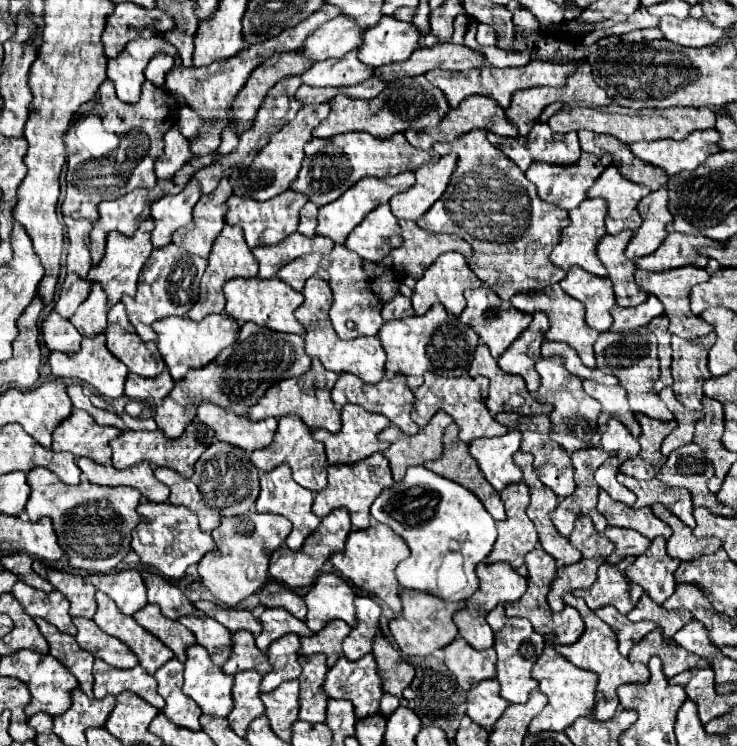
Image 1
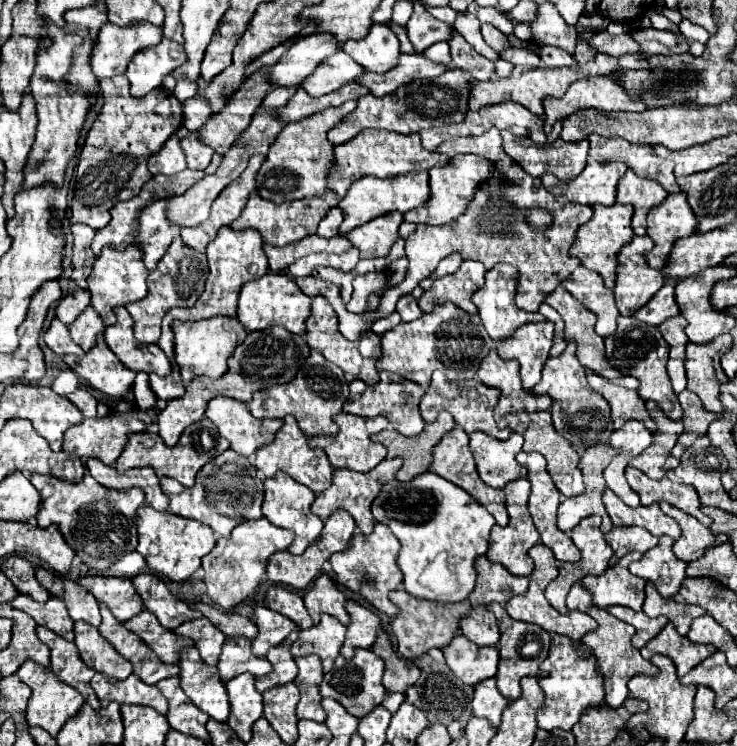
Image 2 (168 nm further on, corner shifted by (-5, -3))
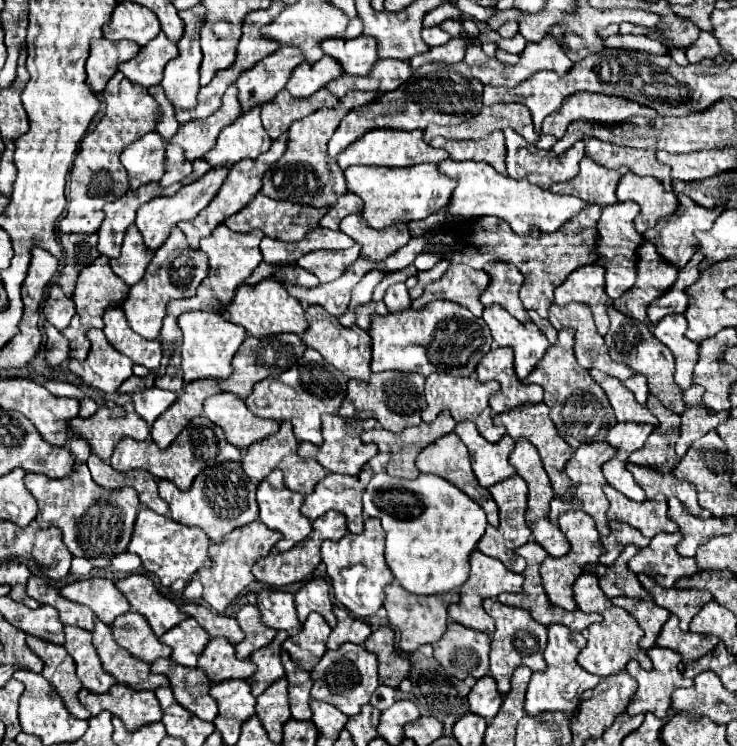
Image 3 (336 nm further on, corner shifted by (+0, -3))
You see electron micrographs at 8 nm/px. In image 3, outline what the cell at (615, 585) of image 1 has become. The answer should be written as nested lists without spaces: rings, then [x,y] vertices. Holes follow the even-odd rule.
[[[629,544],[619,558],[615,560],[613,566],[603,566],[597,564],[595,570],[589,566],[585,568],[585,574],[593,574],[599,578],[599,586],[603,590],[603,594],[607,598],[615,598],[615,596],[629,596],[629,598],[637,598],[637,600],[647,600],[651,598],[651,594],[639,584],[637,576],[629,570],[627,562],[637,554],[637,548],[633,544]]]

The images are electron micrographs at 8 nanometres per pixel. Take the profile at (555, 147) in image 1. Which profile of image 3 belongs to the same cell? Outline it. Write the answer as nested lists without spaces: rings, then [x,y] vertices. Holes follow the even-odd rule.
[[[510,128],[504,130],[505,146],[507,150],[506,166],[507,174],[511,178],[527,178],[529,182],[541,186],[541,188],[549,188],[553,182],[565,182],[571,180],[573,176],[577,176],[579,172],[579,160],[585,156],[583,152],[583,142],[579,140],[577,144],[573,144],[567,152],[563,154],[547,154],[547,156],[539,156],[535,145],[529,144],[521,135],[517,134]]]

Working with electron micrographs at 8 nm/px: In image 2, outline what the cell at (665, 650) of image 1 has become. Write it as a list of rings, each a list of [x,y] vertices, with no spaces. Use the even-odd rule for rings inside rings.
[[[668,622],[664,626],[664,630],[650,640],[642,650],[644,658],[652,658],[654,654],[664,654],[670,656],[678,668],[678,676],[682,678],[684,674],[688,674],[694,666],[698,666],[702,660],[706,660],[708,656],[712,656],[716,652],[714,646],[710,644],[694,644],[690,642],[686,636],[680,636],[674,628],[672,622]]]

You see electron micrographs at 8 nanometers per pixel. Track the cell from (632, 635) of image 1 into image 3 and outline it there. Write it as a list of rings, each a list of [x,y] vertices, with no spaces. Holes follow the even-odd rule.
[[[613,598],[611,600],[615,606],[627,610],[637,624],[641,626],[641,630],[645,632],[639,646],[643,650],[649,650],[655,646],[655,638],[661,632],[661,626],[667,622],[669,612],[661,606],[655,606],[653,600],[633,600],[633,598]]]

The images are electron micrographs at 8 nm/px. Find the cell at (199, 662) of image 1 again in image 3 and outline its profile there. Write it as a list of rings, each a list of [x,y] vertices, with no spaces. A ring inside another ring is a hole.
[[[161,658],[151,664],[151,672],[165,674],[171,682],[175,700],[201,720],[213,722],[217,718],[217,702],[209,696],[209,678],[199,668],[181,668],[171,658]]]

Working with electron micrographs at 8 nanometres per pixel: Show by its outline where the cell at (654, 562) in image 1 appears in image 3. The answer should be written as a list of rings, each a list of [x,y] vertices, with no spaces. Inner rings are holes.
[[[681,532],[675,534],[657,534],[651,538],[647,548],[639,549],[629,561],[628,566],[635,574],[651,575],[657,584],[671,588],[677,580],[693,576],[699,568],[693,558],[683,558],[675,552],[675,546],[681,540]]]

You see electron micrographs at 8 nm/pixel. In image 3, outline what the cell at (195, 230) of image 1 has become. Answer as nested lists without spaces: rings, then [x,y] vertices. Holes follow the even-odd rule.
[[[281,134],[277,140],[273,140],[271,148],[267,152],[263,152],[257,160],[241,160],[241,162],[233,164],[233,168],[231,168],[225,184],[221,186],[221,190],[217,192],[217,196],[211,200],[211,204],[207,208],[203,208],[197,218],[193,218],[189,222],[179,222],[177,224],[183,230],[183,234],[187,236],[187,242],[189,242],[191,248],[199,248],[199,240],[203,236],[209,236],[213,232],[213,228],[217,228],[219,224],[225,222],[227,216],[231,216],[233,212],[239,212],[243,206],[247,206],[253,200],[253,196],[261,190],[261,178],[263,178],[265,170],[283,156],[285,146],[287,146],[287,134]]]

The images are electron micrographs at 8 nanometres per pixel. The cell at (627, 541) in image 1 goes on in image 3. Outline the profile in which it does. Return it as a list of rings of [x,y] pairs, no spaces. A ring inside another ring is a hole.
[[[613,520],[613,522],[609,522],[609,528],[611,528],[611,534],[601,538],[601,544],[607,550],[607,554],[601,558],[601,564],[605,564],[605,566],[613,564],[613,560],[621,554],[621,550],[627,544],[635,544],[637,548],[647,548],[647,544],[649,544],[649,538],[645,538],[637,528],[633,528],[629,524]]]

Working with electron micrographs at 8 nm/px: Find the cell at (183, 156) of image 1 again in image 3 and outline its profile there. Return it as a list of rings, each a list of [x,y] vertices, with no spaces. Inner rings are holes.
[[[149,132],[121,152],[121,164],[129,172],[129,184],[133,190],[137,190],[147,182],[161,180],[167,162],[165,146],[167,142],[161,138],[161,134]]]

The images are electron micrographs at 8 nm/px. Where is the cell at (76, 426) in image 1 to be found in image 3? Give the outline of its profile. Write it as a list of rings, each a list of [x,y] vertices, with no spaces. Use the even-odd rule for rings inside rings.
[[[101,406],[91,418],[73,418],[69,420],[69,438],[83,438],[89,446],[91,452],[97,454],[103,462],[107,462],[113,454],[113,448],[117,446],[119,440],[123,438],[135,438],[135,440],[145,440],[149,436],[149,426],[143,418],[139,418],[135,412],[125,412],[121,406]]]

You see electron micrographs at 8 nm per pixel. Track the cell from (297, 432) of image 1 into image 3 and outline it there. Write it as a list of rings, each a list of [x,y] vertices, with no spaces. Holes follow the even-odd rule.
[[[281,422],[281,428],[277,434],[253,444],[249,450],[247,450],[247,456],[243,460],[243,470],[245,474],[255,480],[255,482],[261,482],[271,470],[279,468],[283,470],[285,474],[285,486],[293,492],[301,492],[301,494],[311,494],[315,484],[327,476],[325,468],[321,468],[321,464],[317,464],[317,460],[305,460],[301,456],[297,456],[297,438],[293,436],[293,426],[289,422]]]

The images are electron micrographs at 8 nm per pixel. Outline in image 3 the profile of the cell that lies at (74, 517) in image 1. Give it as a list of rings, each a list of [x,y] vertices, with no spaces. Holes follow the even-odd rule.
[[[73,440],[75,450],[75,470],[71,476],[61,480],[51,480],[43,474],[25,474],[25,486],[39,504],[37,524],[39,528],[59,526],[63,530],[65,546],[73,556],[93,560],[95,564],[107,564],[113,556],[121,554],[129,546],[129,536],[133,534],[133,524],[137,516],[137,492],[133,488],[121,488],[115,492],[103,490],[93,482],[85,460],[91,450],[85,442]]]

